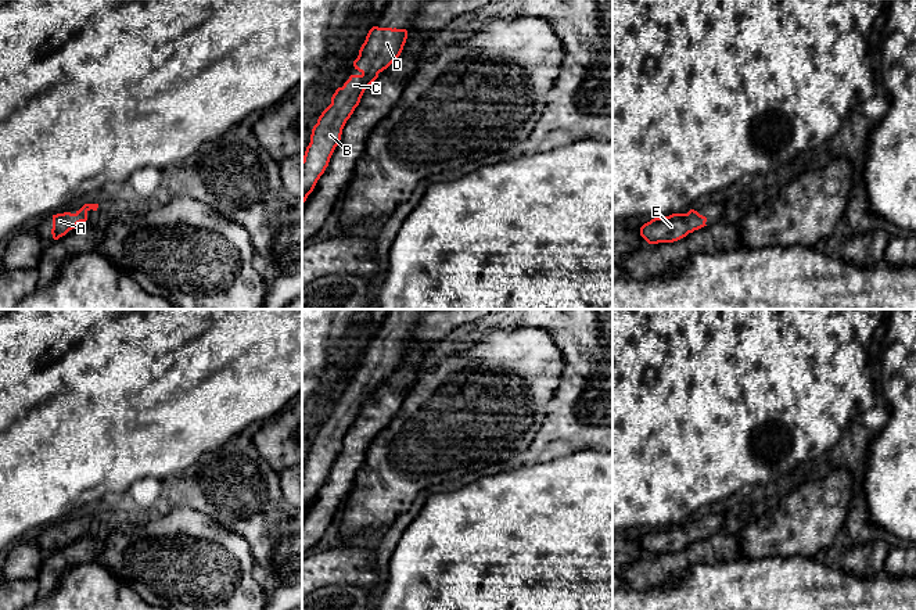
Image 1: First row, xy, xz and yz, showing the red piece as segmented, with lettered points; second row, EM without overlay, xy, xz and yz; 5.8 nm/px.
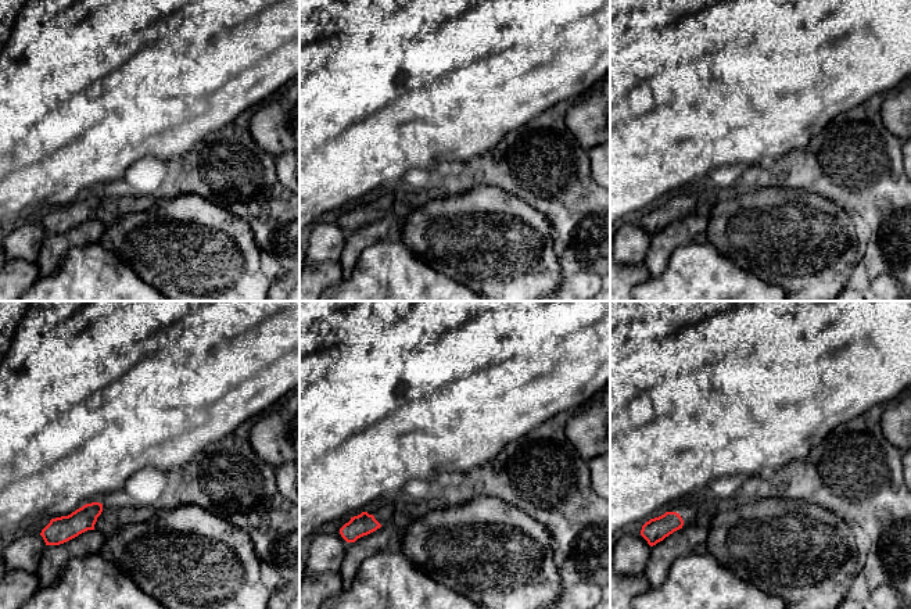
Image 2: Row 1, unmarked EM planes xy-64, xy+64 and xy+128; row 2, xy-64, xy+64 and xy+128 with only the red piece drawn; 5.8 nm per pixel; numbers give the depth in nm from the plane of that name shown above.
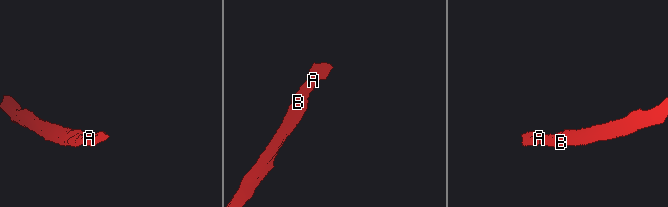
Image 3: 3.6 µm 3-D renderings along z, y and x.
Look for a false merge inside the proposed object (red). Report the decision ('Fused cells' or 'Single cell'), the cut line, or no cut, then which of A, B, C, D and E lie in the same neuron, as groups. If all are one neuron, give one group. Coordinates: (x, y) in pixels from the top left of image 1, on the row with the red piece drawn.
Single cell. No split. Groups: A B C D E

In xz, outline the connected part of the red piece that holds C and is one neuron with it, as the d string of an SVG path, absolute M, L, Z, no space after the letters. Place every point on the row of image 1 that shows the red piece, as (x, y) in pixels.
M373 26L353 61L359 75L351 75L331 97L331 104L322 112L312 129L310 143L302 159L302 205L328 166L338 146L346 121L359 105L364 90L402 53L407 39L406 29Z

